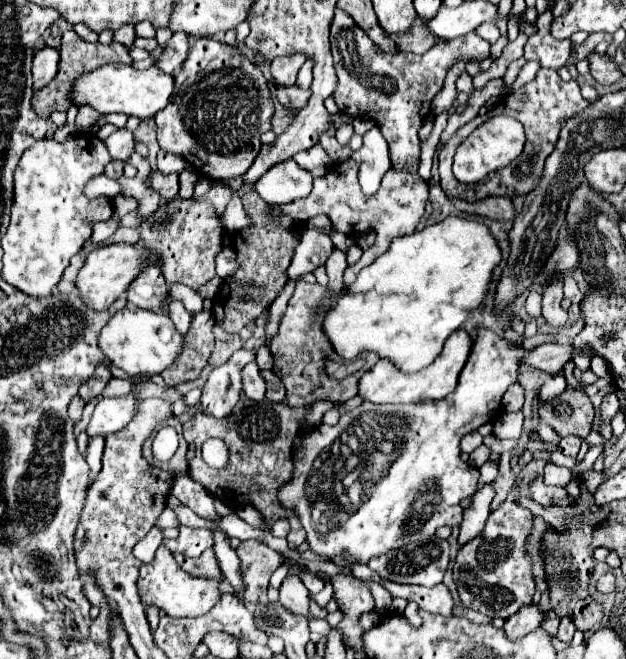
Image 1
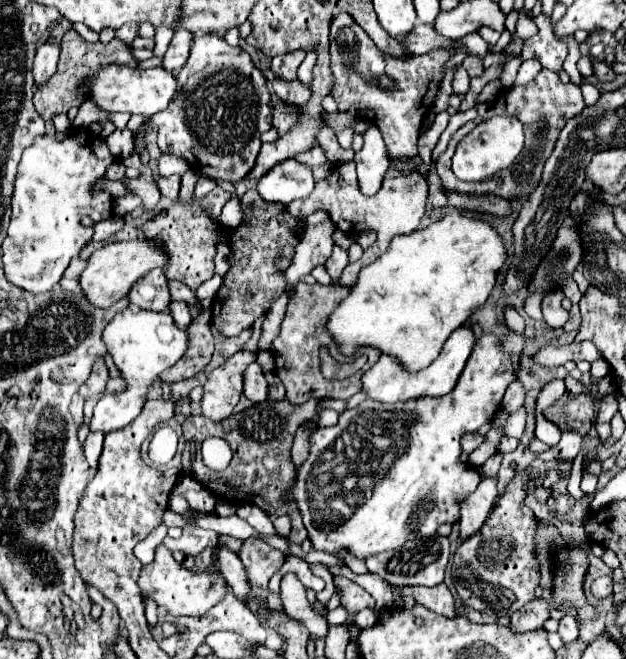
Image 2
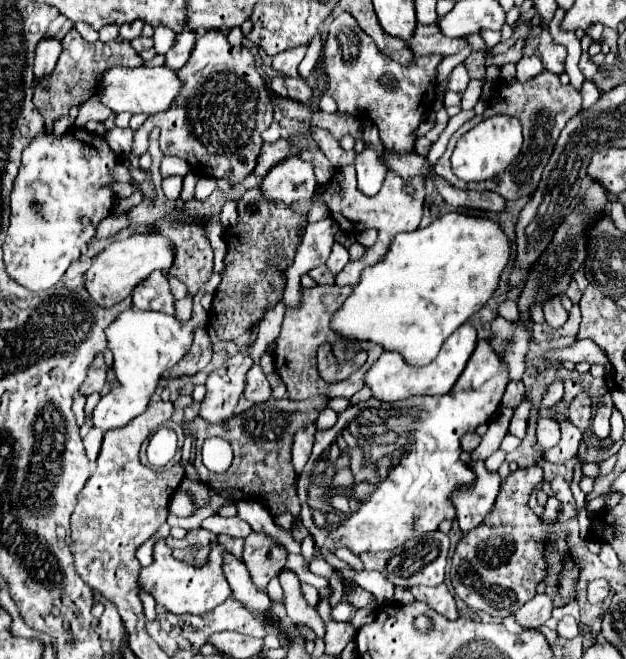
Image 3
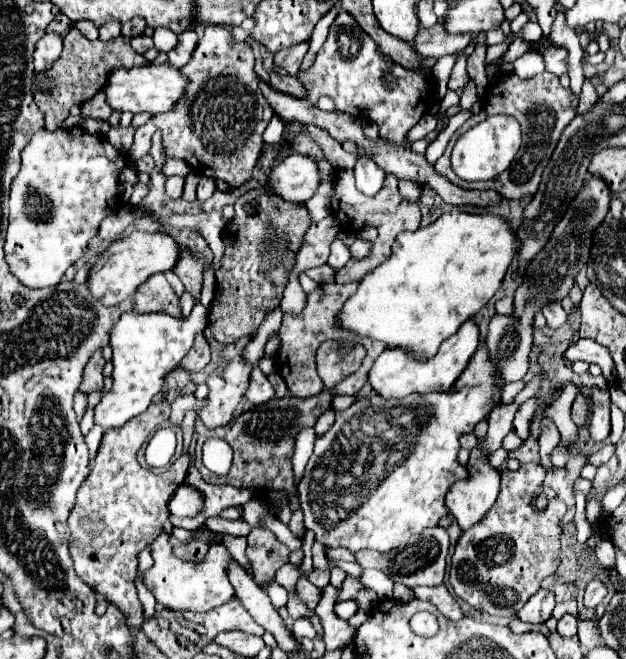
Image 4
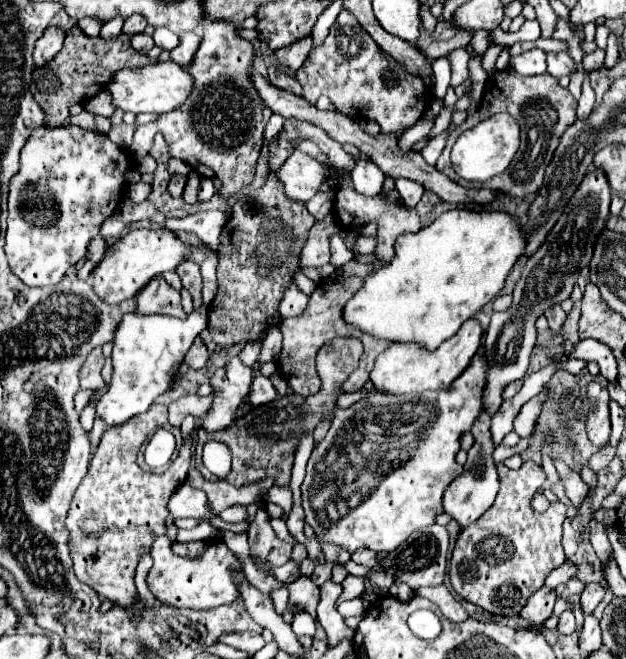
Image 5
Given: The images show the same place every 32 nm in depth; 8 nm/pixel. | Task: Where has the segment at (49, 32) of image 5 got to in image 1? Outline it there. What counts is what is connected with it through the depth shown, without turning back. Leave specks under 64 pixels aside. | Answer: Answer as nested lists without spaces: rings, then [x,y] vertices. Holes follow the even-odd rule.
[[[42,48],[32,62],[32,84],[34,90],[44,88],[58,72],[58,50],[56,48]]]

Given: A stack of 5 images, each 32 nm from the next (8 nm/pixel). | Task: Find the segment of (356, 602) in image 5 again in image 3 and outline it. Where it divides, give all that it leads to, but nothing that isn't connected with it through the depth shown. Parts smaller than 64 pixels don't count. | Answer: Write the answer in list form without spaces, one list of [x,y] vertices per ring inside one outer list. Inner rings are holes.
[[[340,602],[336,608],[332,608],[332,620],[338,620],[338,622],[348,622],[350,616],[352,616],[352,606],[346,604],[346,602]]]

